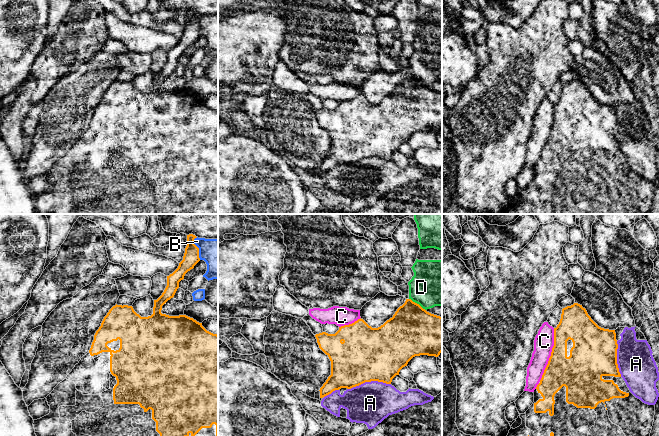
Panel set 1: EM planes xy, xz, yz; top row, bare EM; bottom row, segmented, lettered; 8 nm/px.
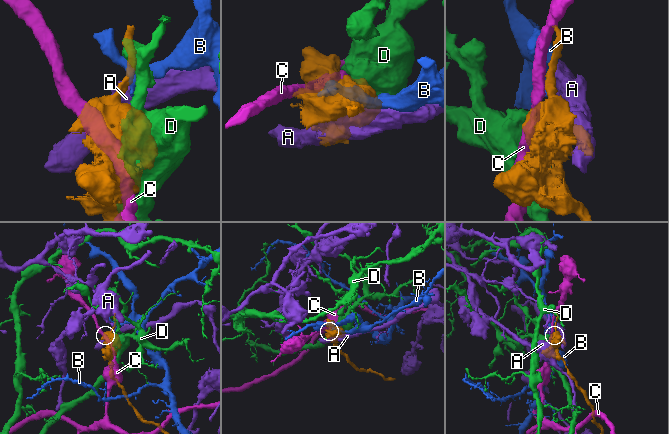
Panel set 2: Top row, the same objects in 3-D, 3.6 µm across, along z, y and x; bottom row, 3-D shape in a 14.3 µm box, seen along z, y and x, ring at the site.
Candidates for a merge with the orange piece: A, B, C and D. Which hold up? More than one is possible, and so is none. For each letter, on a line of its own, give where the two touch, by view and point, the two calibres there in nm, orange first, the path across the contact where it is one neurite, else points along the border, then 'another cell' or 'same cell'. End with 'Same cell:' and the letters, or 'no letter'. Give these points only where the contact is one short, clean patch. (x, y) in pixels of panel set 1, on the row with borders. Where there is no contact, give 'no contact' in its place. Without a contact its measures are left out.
A: contact xz (368, 381); calibres 440 and 340 nm; another cell
B: contact xy (198, 248); calibres 130 and 240 nm; border xy (195, 237), (194, 244), (198, 248), (198, 257), (200, 259); another cell
C: contact yz (551, 355); calibres 300 and 160 nm; another cell
D: contact xz (416, 303); calibres 400 and 360 nm; another cell
Same cell: no letter

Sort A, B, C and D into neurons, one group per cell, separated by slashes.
A / B / C / D

